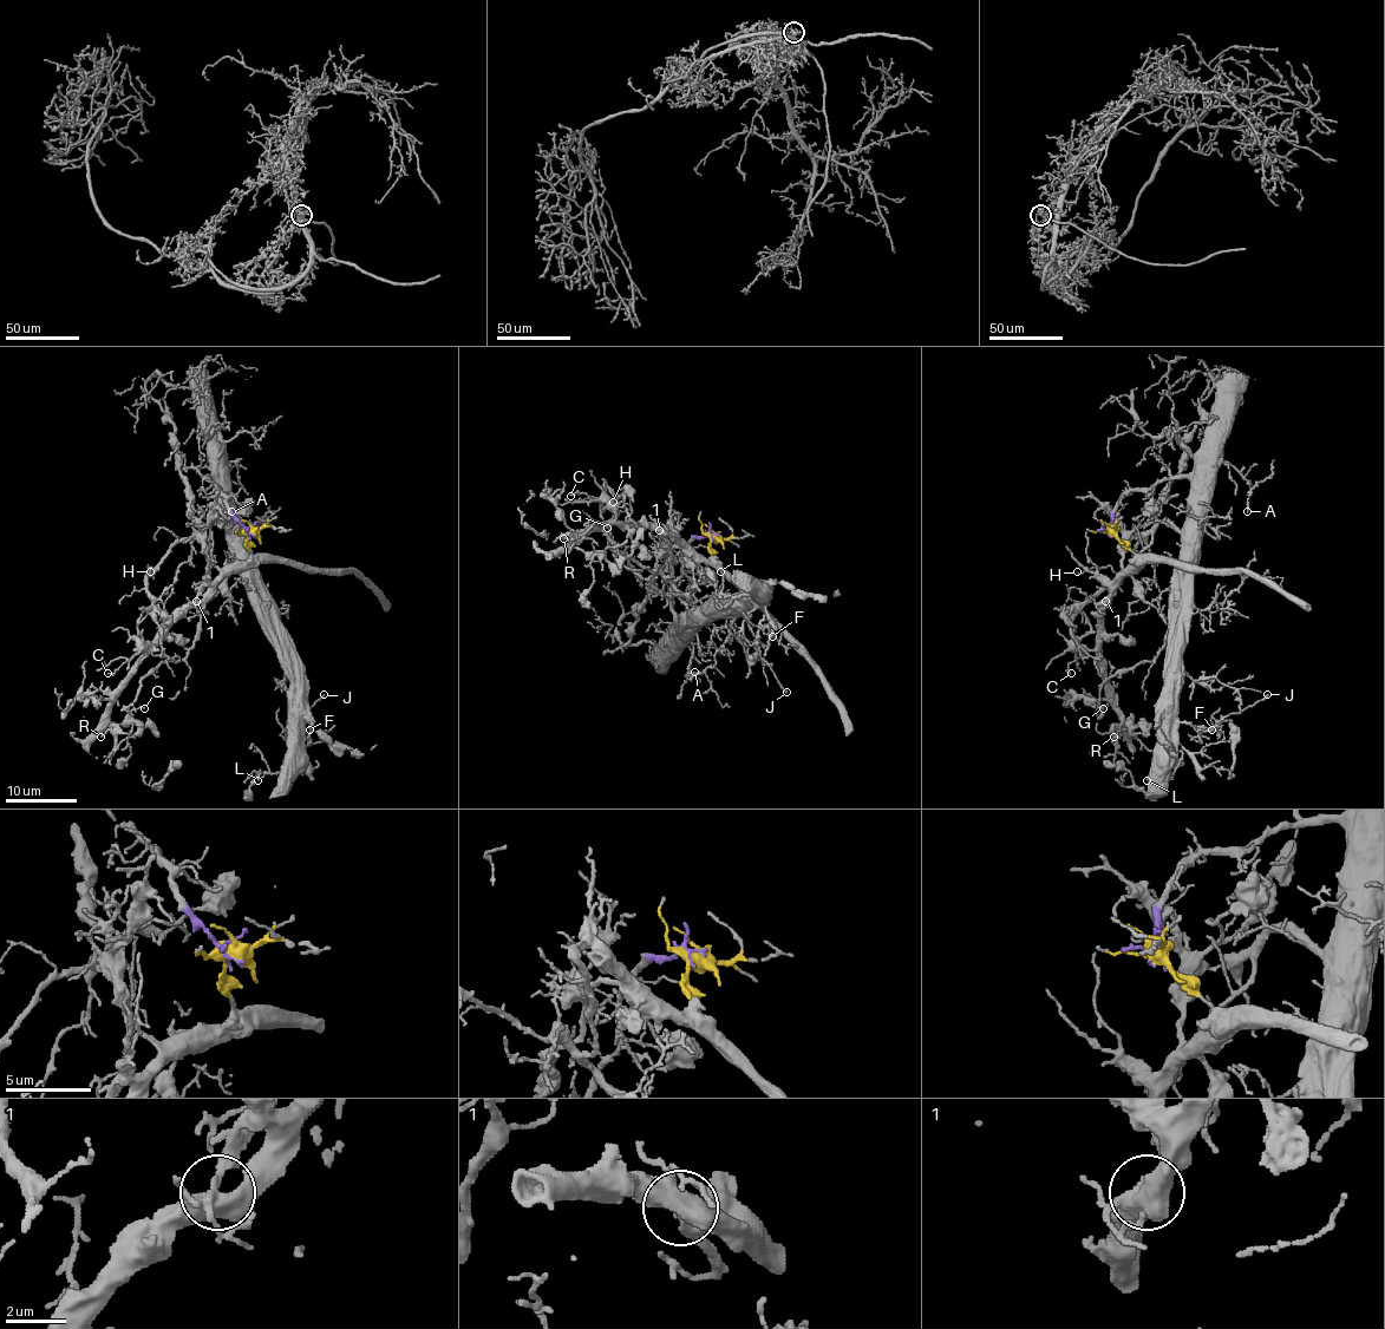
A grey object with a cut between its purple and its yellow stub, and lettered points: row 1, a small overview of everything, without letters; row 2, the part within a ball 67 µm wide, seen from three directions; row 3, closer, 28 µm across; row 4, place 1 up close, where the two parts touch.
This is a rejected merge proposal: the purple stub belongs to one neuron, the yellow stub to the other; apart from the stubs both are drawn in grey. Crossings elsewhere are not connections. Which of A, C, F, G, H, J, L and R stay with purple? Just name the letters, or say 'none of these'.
A, F, G, H, J, L

